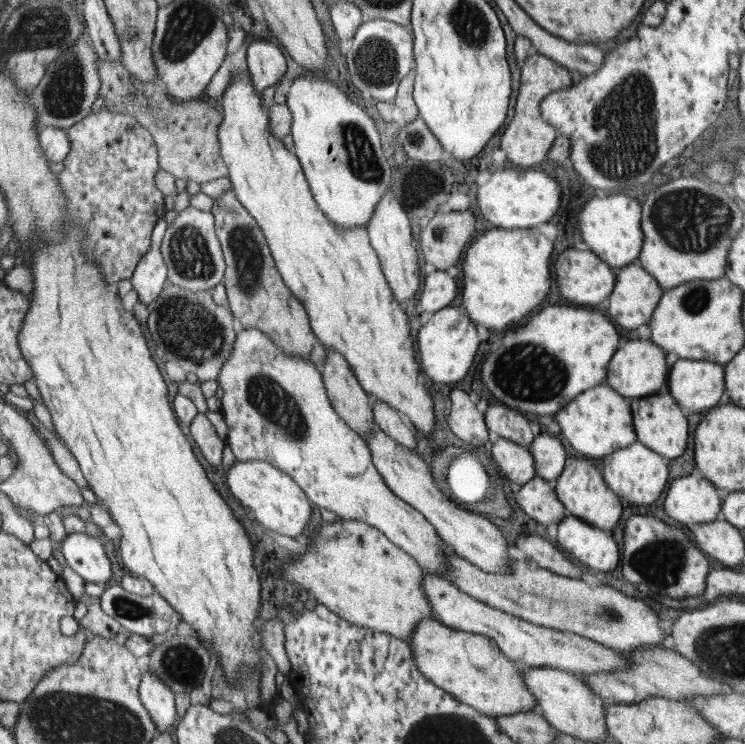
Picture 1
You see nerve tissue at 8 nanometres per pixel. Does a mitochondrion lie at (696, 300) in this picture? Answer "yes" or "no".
yes

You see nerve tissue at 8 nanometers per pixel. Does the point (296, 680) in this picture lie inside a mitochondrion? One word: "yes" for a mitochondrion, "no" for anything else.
no

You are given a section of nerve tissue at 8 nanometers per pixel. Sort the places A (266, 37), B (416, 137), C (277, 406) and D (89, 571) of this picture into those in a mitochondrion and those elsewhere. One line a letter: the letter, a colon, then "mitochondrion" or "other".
A: other
B: mitochondrion
C: mitochondrion
D: other

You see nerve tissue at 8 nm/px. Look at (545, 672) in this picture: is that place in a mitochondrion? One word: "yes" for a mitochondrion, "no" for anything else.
no

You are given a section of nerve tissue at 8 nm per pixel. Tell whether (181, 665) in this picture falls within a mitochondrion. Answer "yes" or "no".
yes

